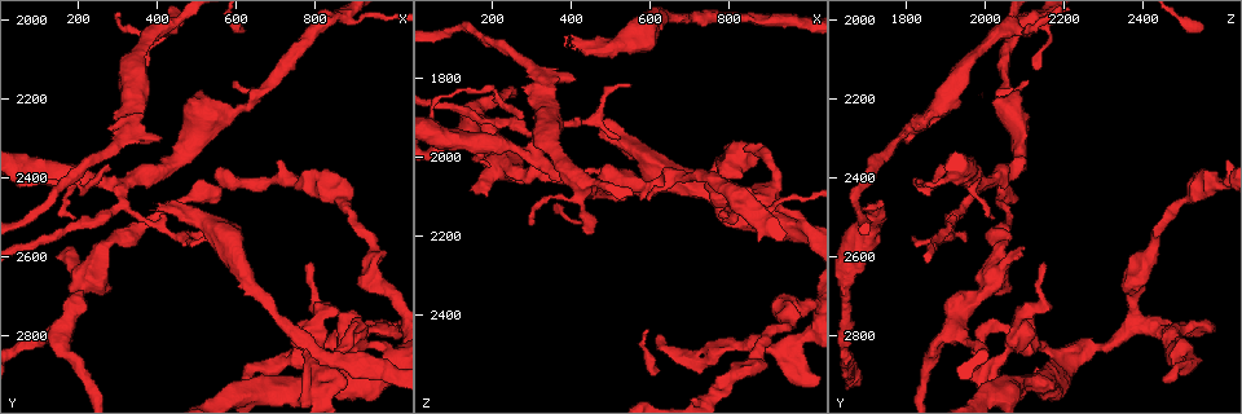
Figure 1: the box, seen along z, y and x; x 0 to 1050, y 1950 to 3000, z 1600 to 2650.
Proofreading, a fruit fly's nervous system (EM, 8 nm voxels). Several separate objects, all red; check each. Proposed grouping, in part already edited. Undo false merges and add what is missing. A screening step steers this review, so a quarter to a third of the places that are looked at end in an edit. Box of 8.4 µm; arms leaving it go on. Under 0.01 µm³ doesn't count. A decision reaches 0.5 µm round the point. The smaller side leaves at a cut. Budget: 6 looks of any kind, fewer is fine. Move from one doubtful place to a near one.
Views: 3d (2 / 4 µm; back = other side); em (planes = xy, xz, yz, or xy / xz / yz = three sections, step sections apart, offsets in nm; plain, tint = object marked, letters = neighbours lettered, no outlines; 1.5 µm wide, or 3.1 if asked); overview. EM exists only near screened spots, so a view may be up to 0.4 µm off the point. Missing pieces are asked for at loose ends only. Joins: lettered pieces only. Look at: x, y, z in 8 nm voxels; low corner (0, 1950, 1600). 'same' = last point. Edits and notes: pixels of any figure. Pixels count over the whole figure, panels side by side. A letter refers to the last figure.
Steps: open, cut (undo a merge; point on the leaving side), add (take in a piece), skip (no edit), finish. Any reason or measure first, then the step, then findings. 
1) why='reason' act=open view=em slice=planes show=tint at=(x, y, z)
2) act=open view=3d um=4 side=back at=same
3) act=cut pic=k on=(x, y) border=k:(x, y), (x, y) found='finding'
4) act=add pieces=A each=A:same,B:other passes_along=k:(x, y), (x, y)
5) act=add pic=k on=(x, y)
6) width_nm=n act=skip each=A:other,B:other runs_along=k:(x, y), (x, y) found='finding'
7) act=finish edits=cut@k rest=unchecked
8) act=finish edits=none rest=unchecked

why='thin end' act=open view=3d um=4 at=(350, 2130, 2135)

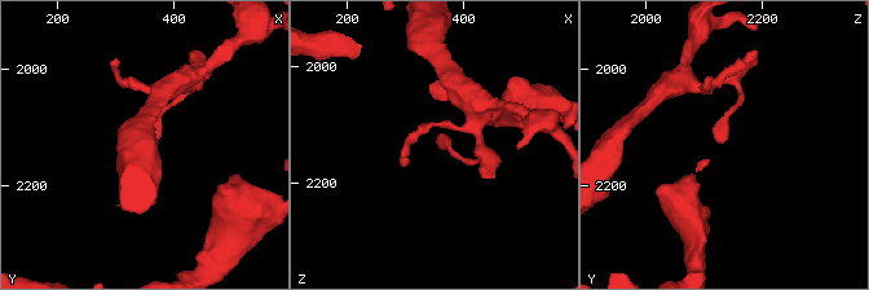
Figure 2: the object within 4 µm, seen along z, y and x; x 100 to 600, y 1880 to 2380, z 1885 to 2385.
act=open view=em slice=planes show=letters at=(360, 2125, 2130)

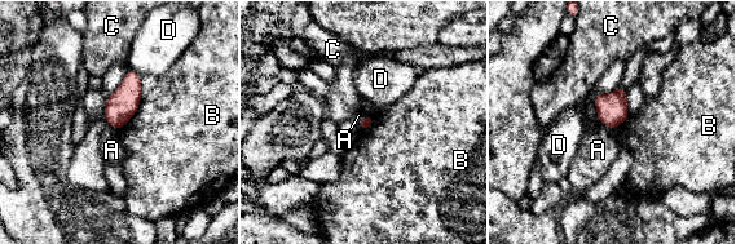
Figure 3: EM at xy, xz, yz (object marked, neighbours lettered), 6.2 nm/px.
act=skip each=A:other,B:other,C:other,D:other found='no lettered piece goes on from it'

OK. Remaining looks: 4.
why='thick turns thin' act=open view=3d um=4 at=(545, 2240, 2070)

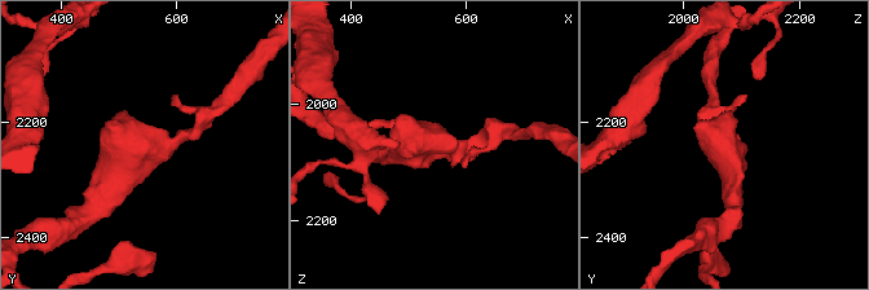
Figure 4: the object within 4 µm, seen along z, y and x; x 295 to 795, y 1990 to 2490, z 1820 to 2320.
act=open view=em slice=planes show=letters at=(550, 2235, 2065)

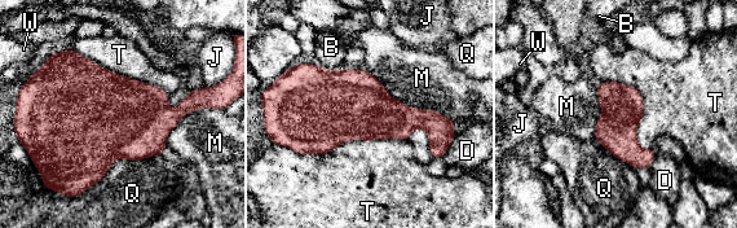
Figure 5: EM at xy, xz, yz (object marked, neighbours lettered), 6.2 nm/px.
longest_contact=T:750nm act=skip each=B:other,D:other,J:other,M:other,Q:other,T:other,W:other border=5:(407, 139), (287, 148) found='one neuron here'

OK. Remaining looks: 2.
why='branch point' act=open view=em slice=yz step=4 show=letters at=(335, 2275, 1810)

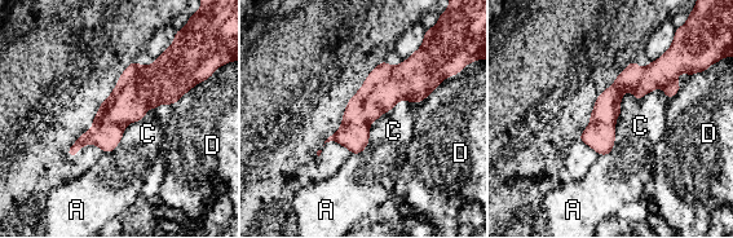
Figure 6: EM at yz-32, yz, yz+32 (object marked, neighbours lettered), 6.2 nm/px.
act=skip each=A:other,C:other,D:other found='continuous, no second neuron'

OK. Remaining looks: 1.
act=finish edits=none rest=unchecked

